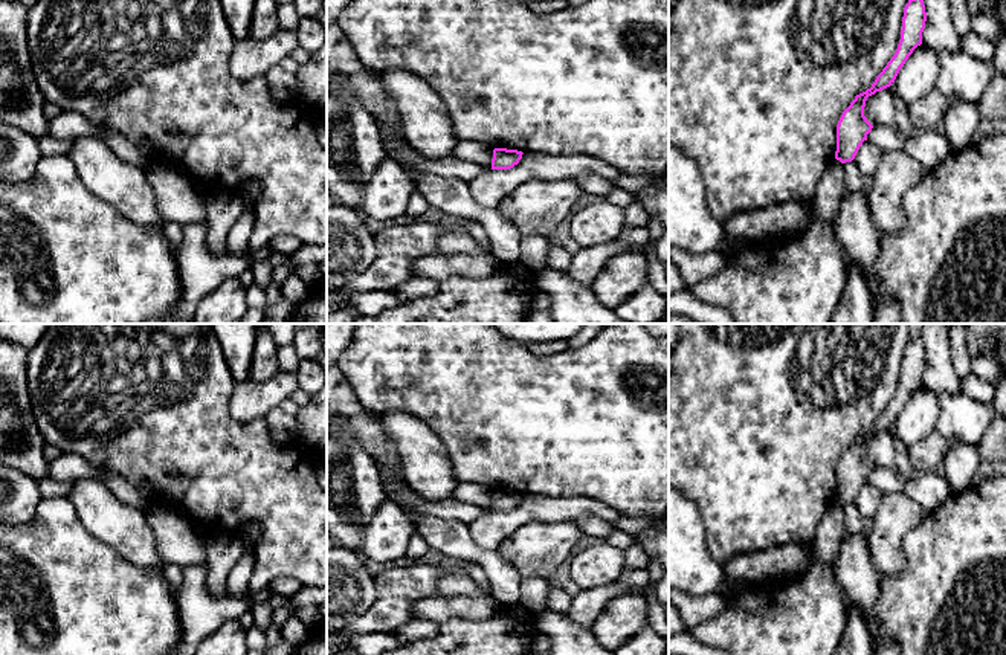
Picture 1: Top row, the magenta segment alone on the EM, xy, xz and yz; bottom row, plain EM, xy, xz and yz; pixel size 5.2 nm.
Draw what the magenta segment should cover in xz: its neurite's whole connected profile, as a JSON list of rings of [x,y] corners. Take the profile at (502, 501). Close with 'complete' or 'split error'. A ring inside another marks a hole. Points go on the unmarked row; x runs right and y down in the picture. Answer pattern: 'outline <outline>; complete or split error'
outline [[[495,490],[492,501],[492,511],[510,511],[519,505],[522,496],[524,495],[518,492]]]; complete

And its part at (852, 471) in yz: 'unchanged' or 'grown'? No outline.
unchanged

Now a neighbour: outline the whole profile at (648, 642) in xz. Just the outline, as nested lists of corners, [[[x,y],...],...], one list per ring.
[[[649,624],[634,638],[614,650],[615,655],[664,655],[669,649],[669,640],[658,635]]]

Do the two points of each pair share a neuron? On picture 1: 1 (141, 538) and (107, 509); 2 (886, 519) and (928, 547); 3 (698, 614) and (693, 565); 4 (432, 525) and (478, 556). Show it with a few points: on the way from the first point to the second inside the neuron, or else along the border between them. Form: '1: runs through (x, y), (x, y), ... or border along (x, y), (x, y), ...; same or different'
1: runs through (133, 535), (115, 516); same
2: border along (927, 513), (904, 536), (904, 568); different
3: border along (718, 593), (684, 596); different
4: runs through (443, 535), (451, 536), (467, 550); same

